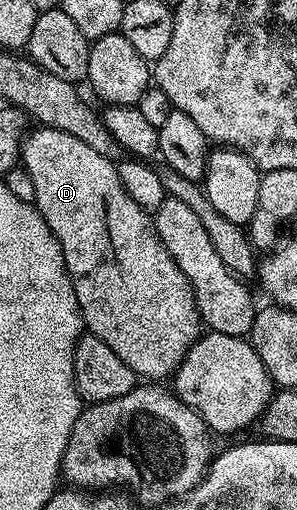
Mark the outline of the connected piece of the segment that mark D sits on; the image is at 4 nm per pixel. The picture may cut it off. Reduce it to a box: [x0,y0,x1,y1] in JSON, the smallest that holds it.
[21,126,201,380]

